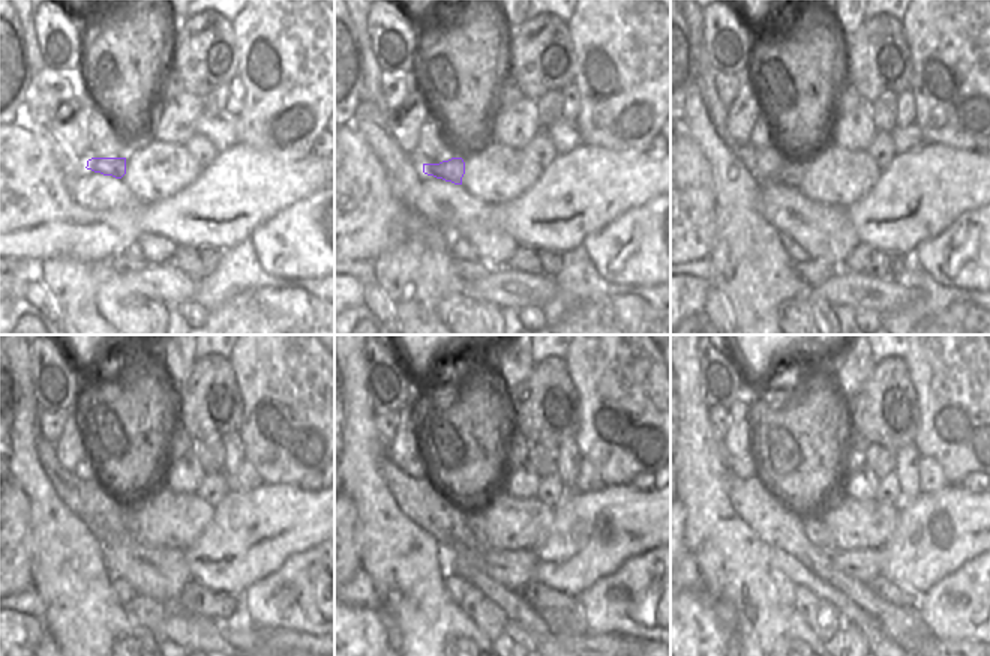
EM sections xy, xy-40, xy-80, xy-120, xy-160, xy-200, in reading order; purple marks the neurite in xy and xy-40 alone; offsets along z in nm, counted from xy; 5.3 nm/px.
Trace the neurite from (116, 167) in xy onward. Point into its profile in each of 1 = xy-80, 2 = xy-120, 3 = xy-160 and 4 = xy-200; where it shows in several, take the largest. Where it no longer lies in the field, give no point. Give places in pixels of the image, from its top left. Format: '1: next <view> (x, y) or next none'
1: next xy-80 (791, 174)
2: next xy-120 (123, 503)
3: next xy-160 (474, 524)
4: next xy-200 (815, 529)

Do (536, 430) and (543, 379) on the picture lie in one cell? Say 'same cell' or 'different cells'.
same cell

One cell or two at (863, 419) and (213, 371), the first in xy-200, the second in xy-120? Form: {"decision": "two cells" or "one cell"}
{"decision": "one cell"}

